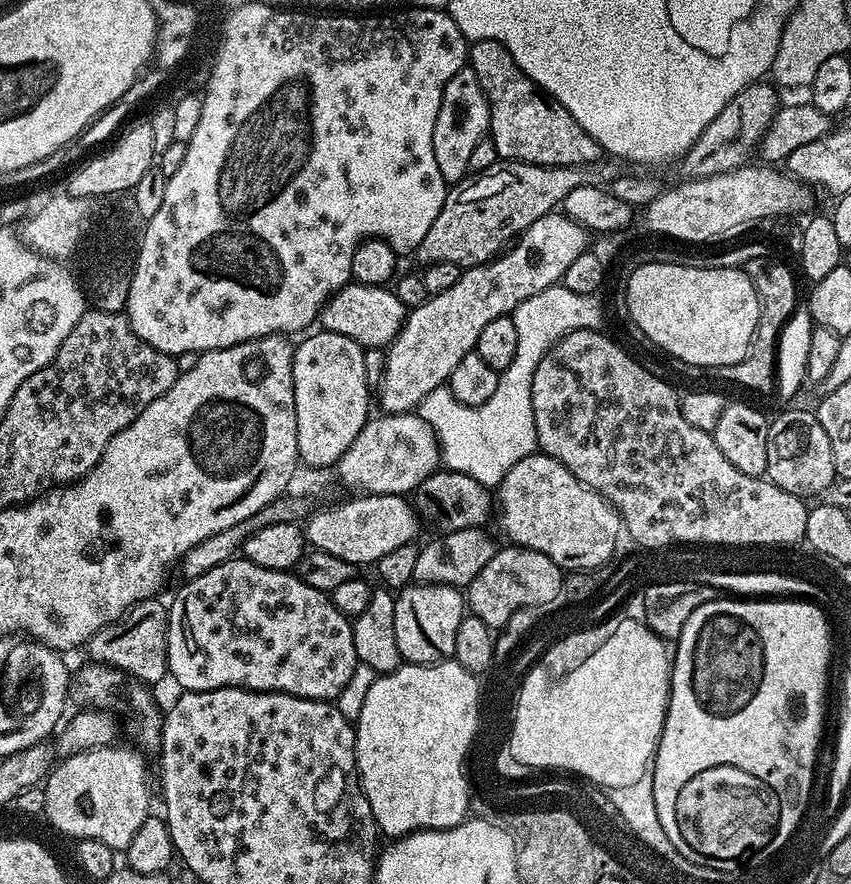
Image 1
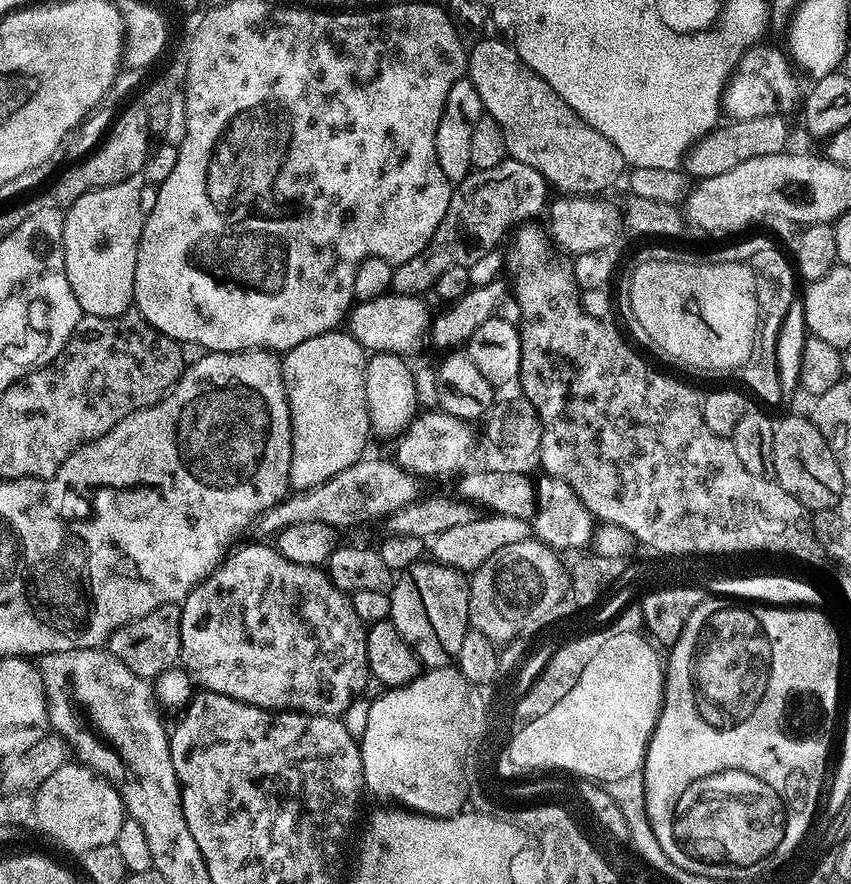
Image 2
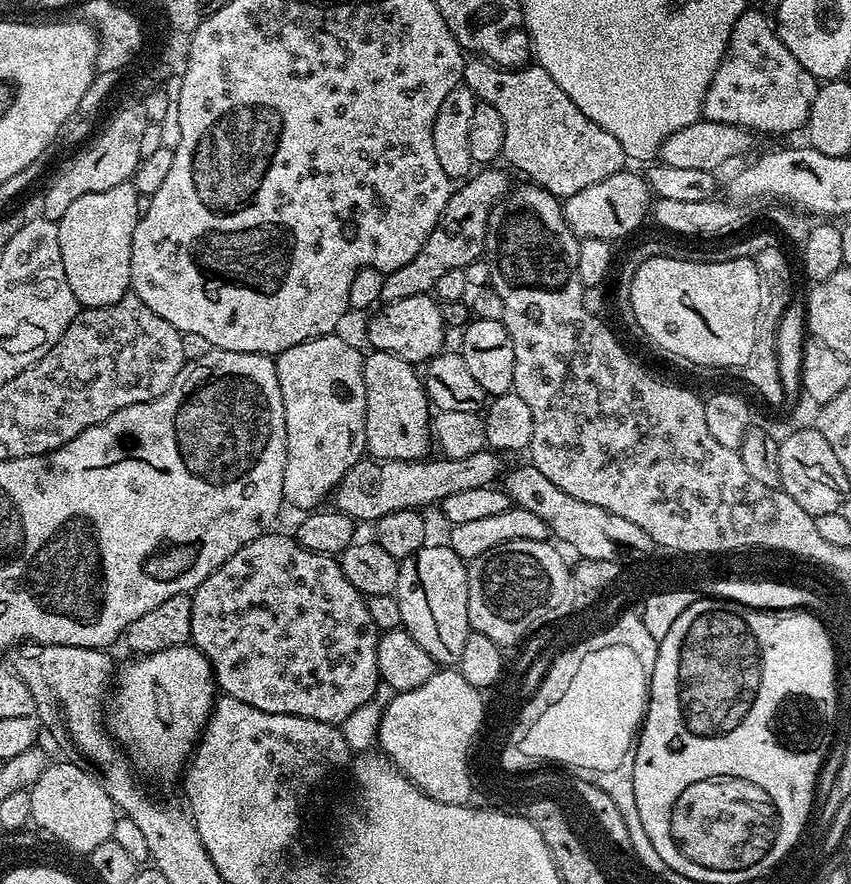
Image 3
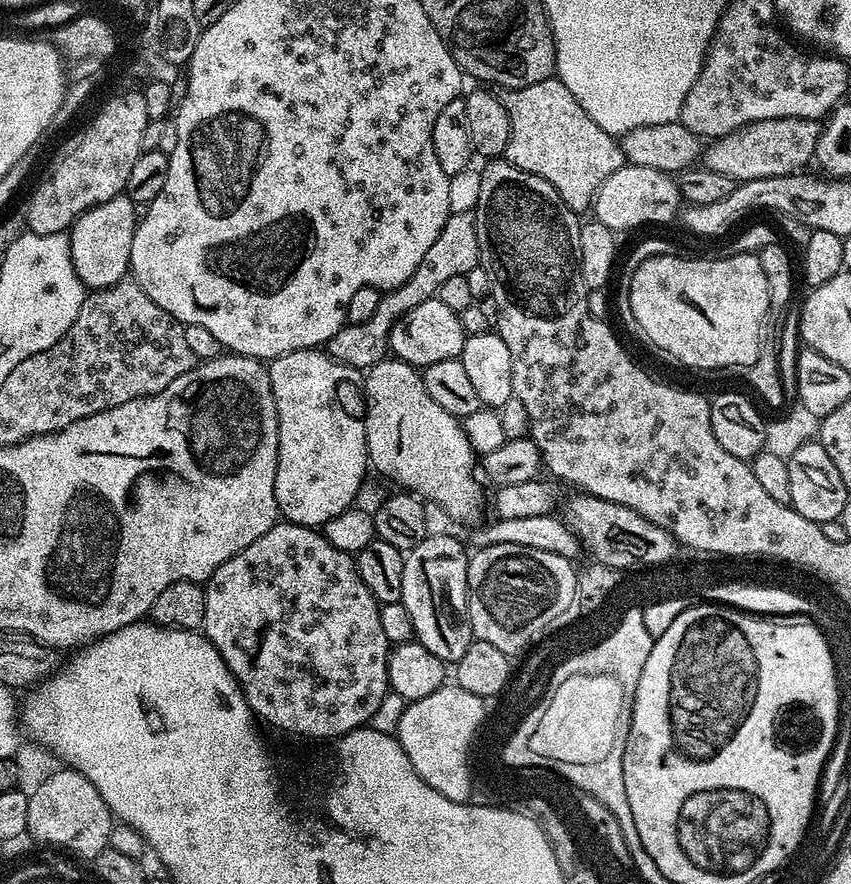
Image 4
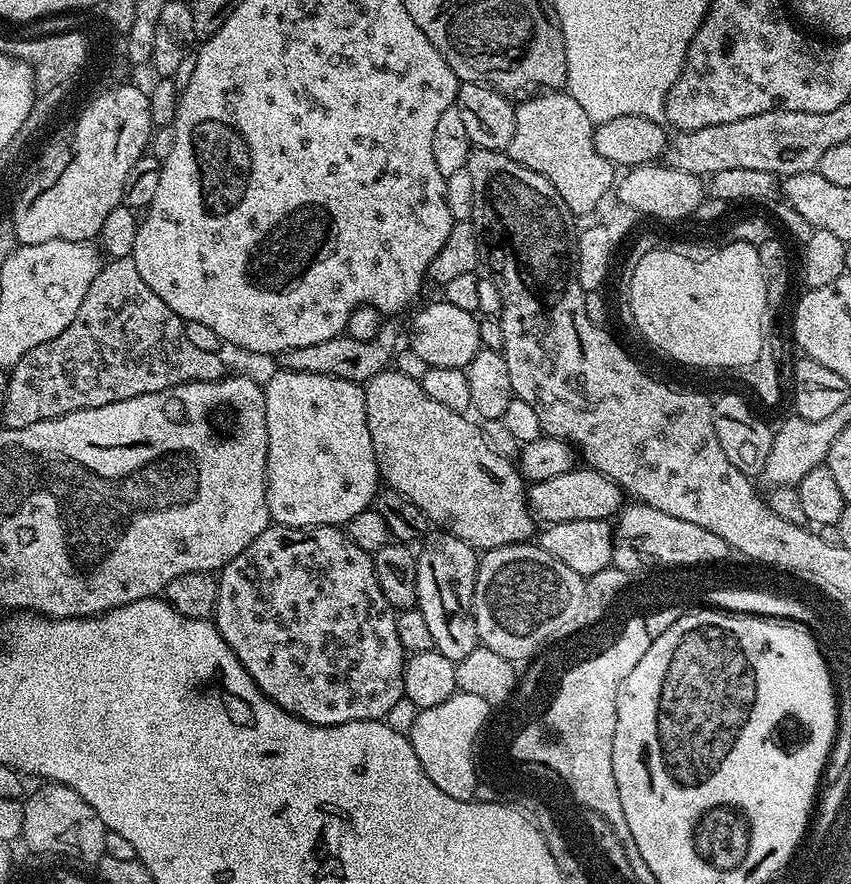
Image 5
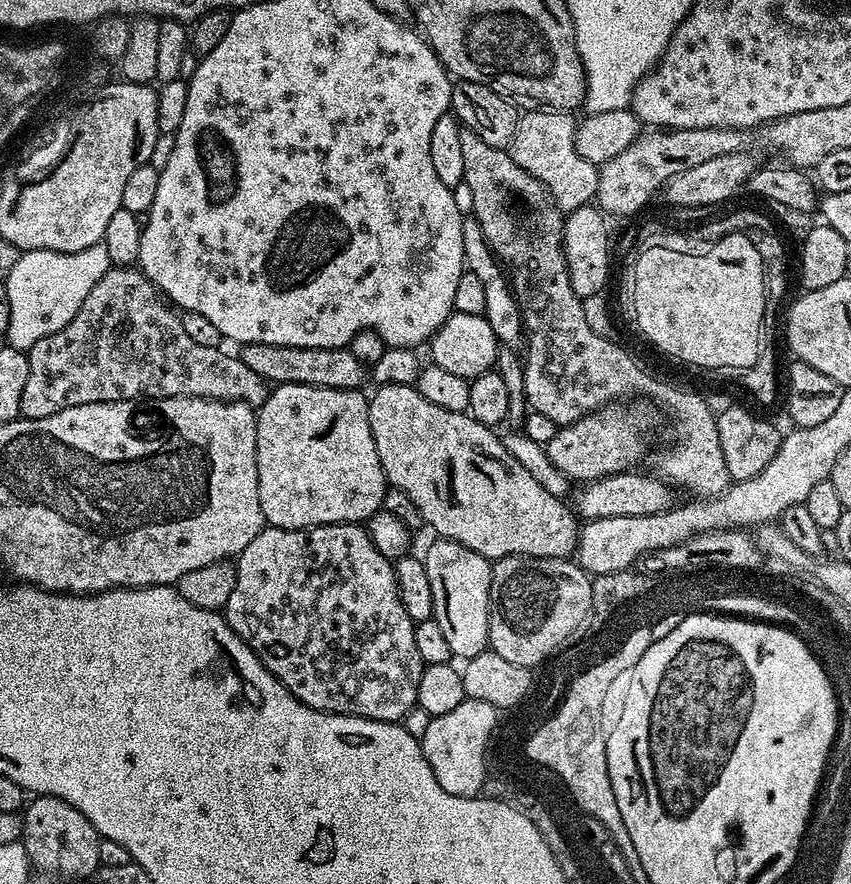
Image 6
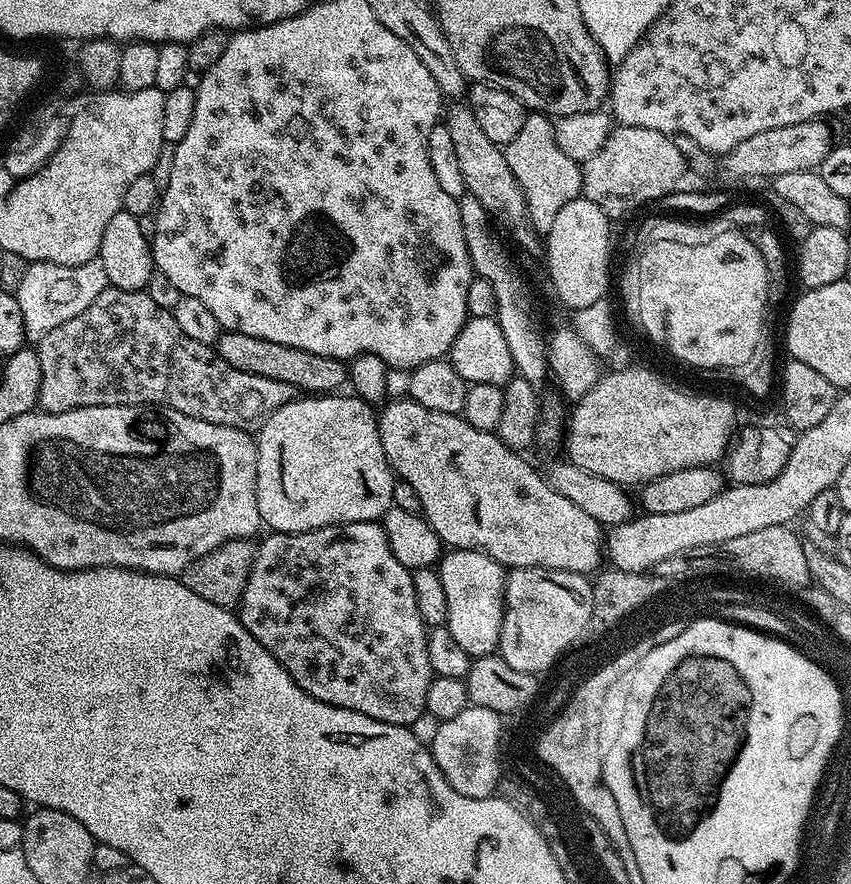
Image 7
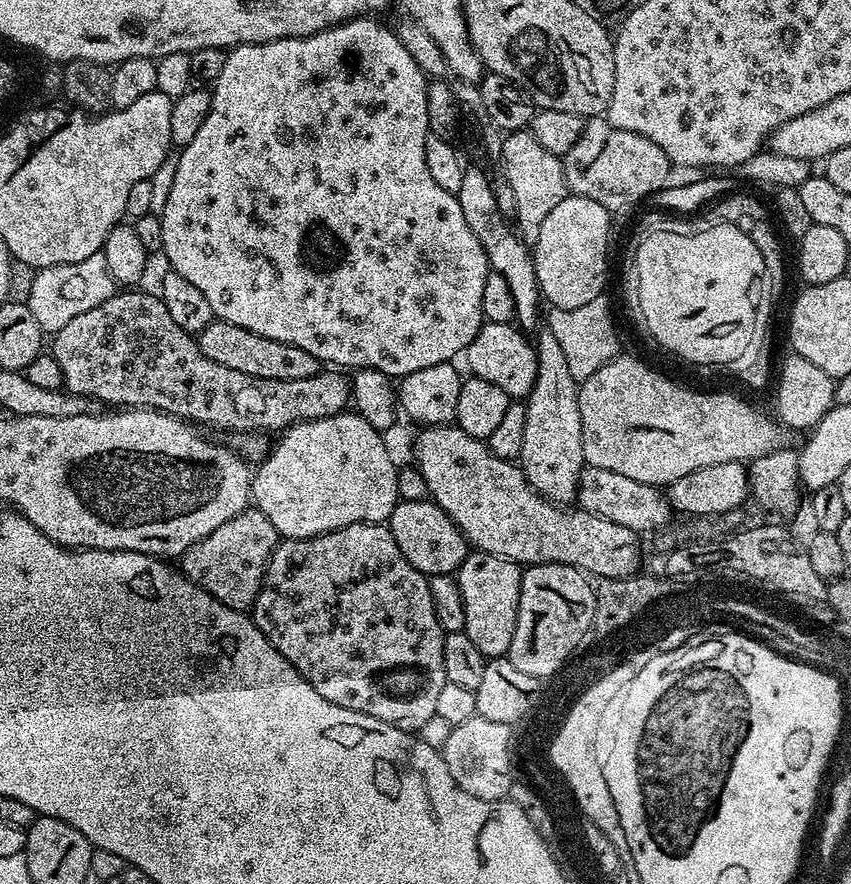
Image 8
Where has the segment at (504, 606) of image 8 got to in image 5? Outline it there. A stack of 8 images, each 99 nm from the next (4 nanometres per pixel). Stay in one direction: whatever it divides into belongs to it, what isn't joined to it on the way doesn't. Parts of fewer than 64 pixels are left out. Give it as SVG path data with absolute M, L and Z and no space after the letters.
M440 530L435 534L429 535L419 545L421 548L418 548L416 607L426 618L433 649L446 654L446 658L458 661L478 647L476 623L472 613L478 552L449 532Z

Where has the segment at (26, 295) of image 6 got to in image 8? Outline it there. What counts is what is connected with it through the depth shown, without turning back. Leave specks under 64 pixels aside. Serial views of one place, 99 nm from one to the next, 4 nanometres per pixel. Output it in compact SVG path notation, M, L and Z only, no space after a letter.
M103 251L95 252L90 258L82 258L82 262L59 264L49 268L41 268L34 278L34 286L30 289L27 302L29 310L38 318L38 326L45 334L54 334L66 326L72 318L94 310L102 302L116 295L118 285L106 266Z

